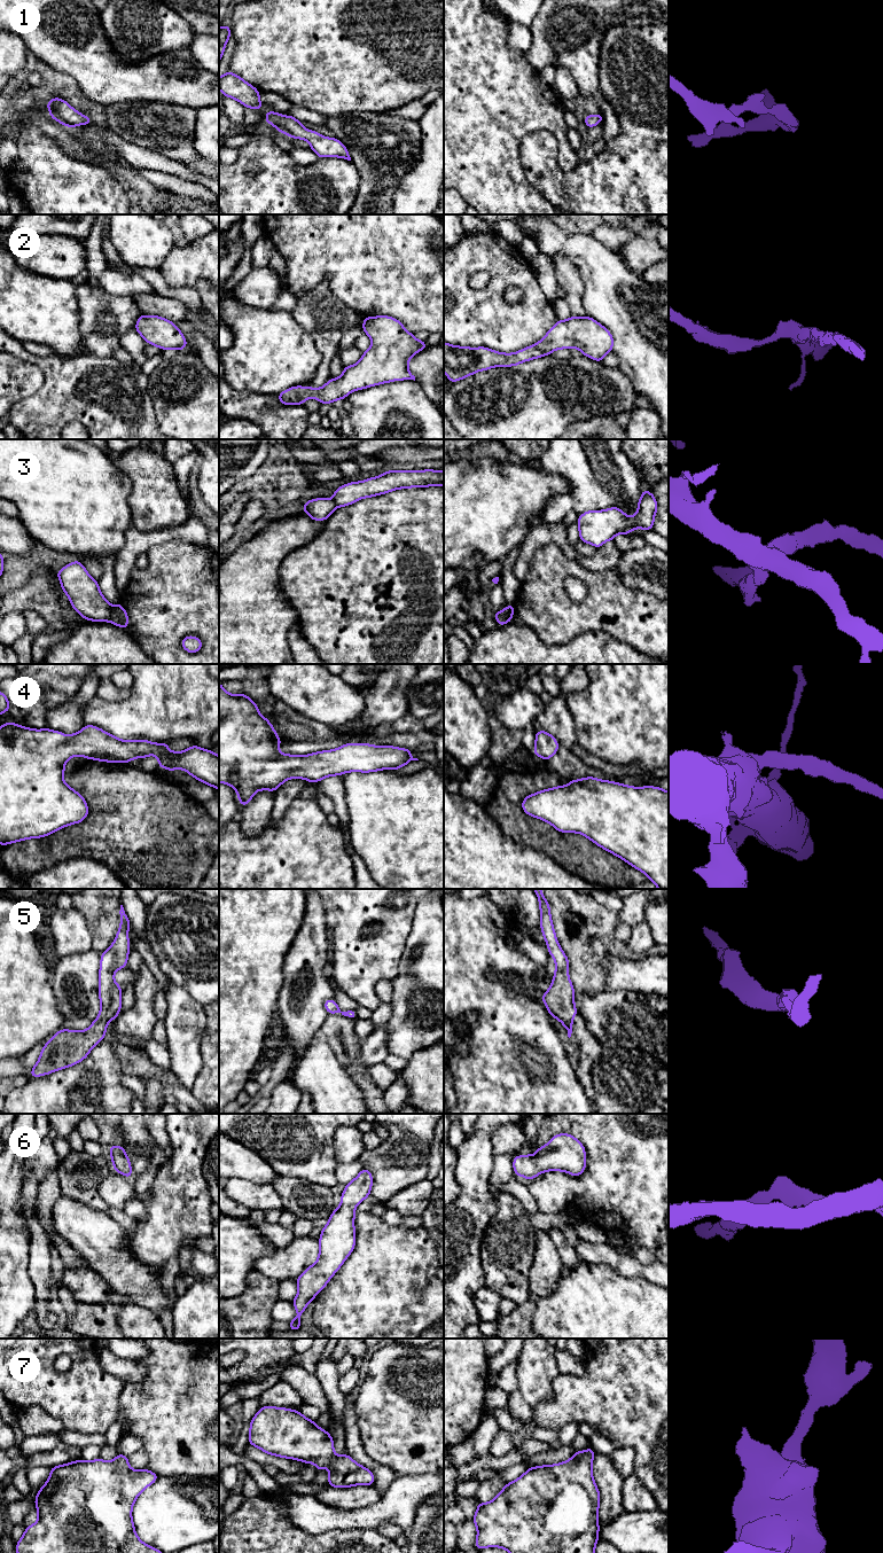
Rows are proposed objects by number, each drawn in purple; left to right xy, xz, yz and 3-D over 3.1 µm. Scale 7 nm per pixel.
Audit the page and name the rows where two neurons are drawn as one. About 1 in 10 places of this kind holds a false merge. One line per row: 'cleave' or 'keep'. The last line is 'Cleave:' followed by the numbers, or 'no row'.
1: keep
2: keep
3: cleave
4: keep
5: keep
6: keep
7: keep
Cleave: 3

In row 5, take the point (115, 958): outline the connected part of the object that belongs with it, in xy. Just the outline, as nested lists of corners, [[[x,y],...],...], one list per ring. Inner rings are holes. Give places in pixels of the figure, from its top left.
[[[120,905],[120,926],[112,945],[101,954],[99,970],[100,1014],[89,1028],[77,1031],[61,1029],[44,1045],[30,1077],[49,1075],[76,1066],[87,1058],[91,1049],[106,1038],[107,1025],[122,1008],[122,986],[115,982],[117,970],[127,966],[130,954],[130,920]]]

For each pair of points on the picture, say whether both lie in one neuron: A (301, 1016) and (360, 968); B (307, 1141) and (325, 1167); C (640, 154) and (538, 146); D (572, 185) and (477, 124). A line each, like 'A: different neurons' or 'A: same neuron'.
A: different neurons
B: same neuron
C: same neuron
D: different neurons

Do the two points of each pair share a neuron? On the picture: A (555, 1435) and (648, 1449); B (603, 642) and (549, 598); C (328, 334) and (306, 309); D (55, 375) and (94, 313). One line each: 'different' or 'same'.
A: different
B: different
C: same
D: different

